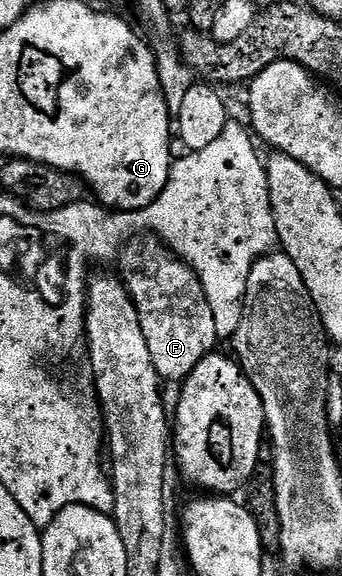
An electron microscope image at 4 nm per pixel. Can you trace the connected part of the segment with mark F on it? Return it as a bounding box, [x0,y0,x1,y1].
[118,234,221,381]

